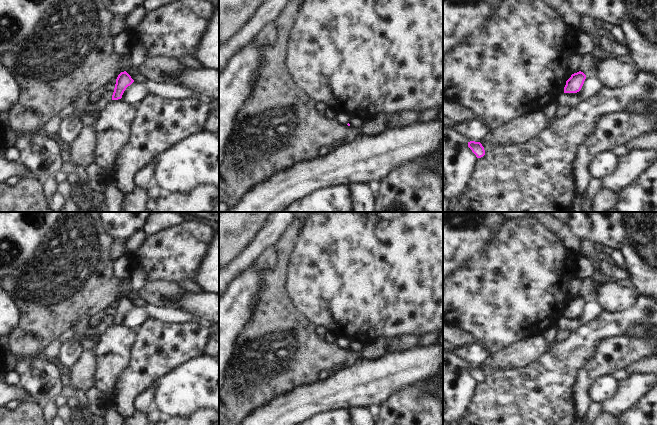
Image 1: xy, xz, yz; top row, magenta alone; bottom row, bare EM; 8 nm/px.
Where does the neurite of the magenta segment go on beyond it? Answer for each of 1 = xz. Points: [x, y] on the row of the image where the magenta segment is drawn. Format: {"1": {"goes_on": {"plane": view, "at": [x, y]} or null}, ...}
{"1": {"goes_on": null}}

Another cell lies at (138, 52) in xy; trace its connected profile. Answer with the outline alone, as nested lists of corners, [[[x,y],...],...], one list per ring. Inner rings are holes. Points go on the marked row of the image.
[[[141,43],[136,44],[131,48],[128,60],[129,67],[126,70],[130,76],[138,72],[138,66],[146,59],[146,53],[147,51]]]

